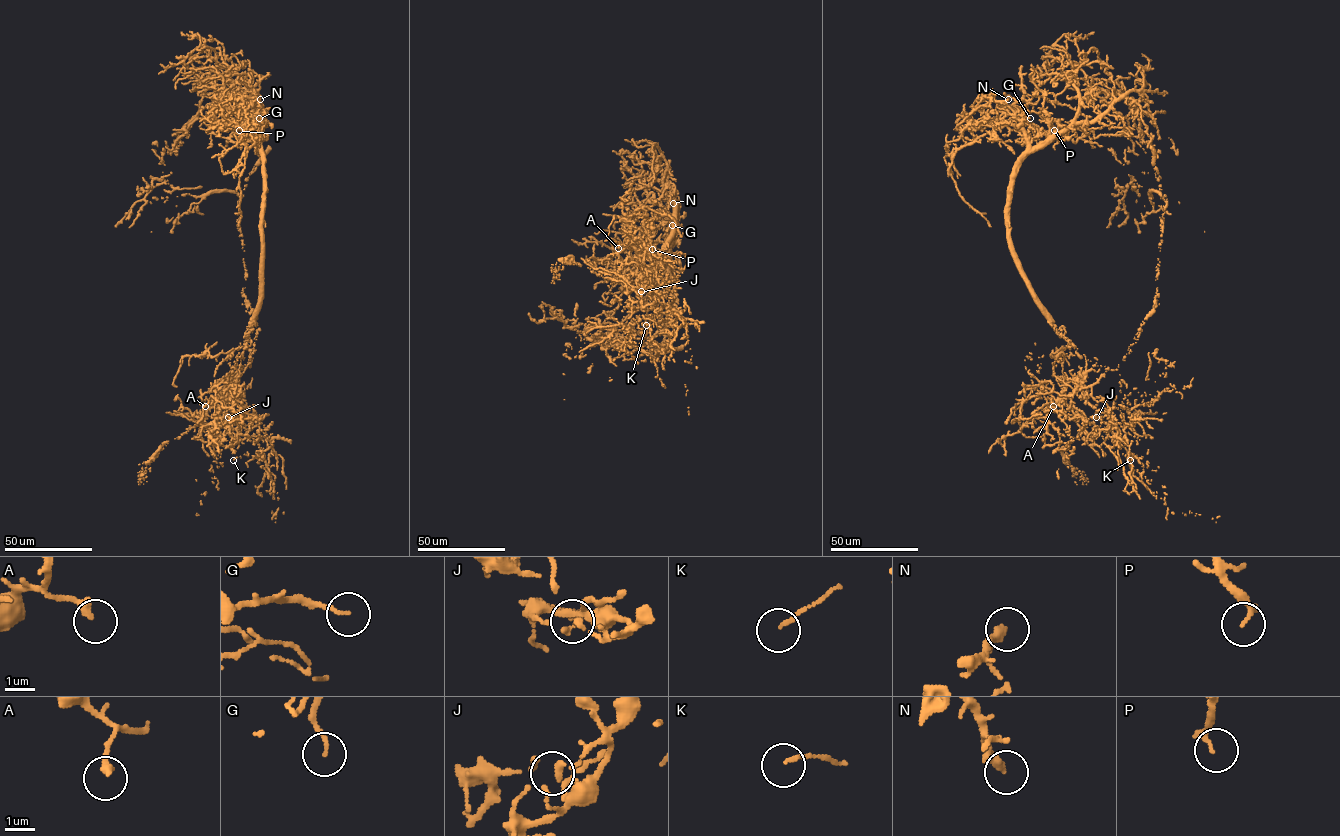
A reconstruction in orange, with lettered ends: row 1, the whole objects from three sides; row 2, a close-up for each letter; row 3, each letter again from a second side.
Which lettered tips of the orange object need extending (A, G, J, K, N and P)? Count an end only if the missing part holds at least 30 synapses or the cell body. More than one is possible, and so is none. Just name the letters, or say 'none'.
N, P

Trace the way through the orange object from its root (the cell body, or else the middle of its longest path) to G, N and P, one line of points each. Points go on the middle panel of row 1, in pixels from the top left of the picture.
G: (674, 212), (674, 223), (674, 216), (678, 216), (672, 225)
N: (674, 212), (674, 223), (666, 211), (669, 198), (673, 203)
P: (674, 212), (670, 252), (661, 259), (655, 254), (652, 246), (652, 249)

